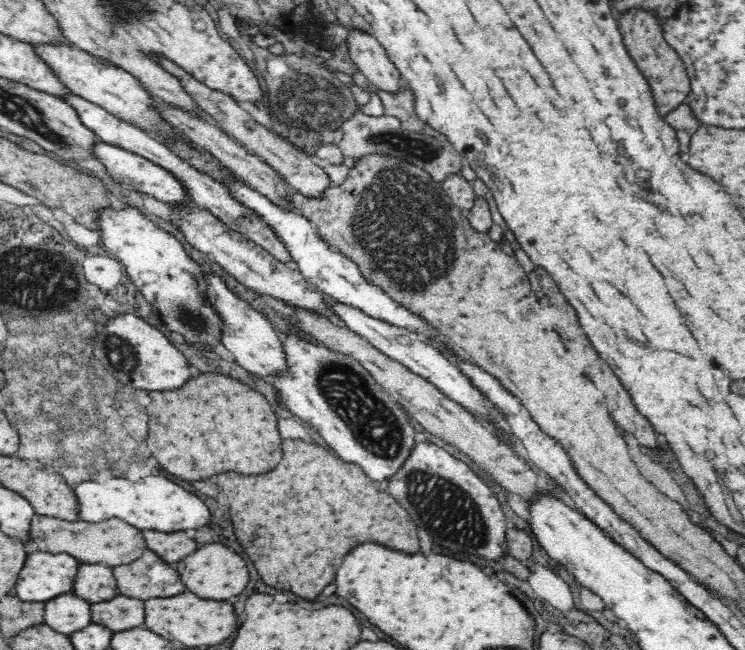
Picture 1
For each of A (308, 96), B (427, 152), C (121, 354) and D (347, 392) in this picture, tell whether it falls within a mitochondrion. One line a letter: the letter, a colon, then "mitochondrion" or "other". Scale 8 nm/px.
A: mitochondrion
B: mitochondrion
C: mitochondrion
D: mitochondrion

